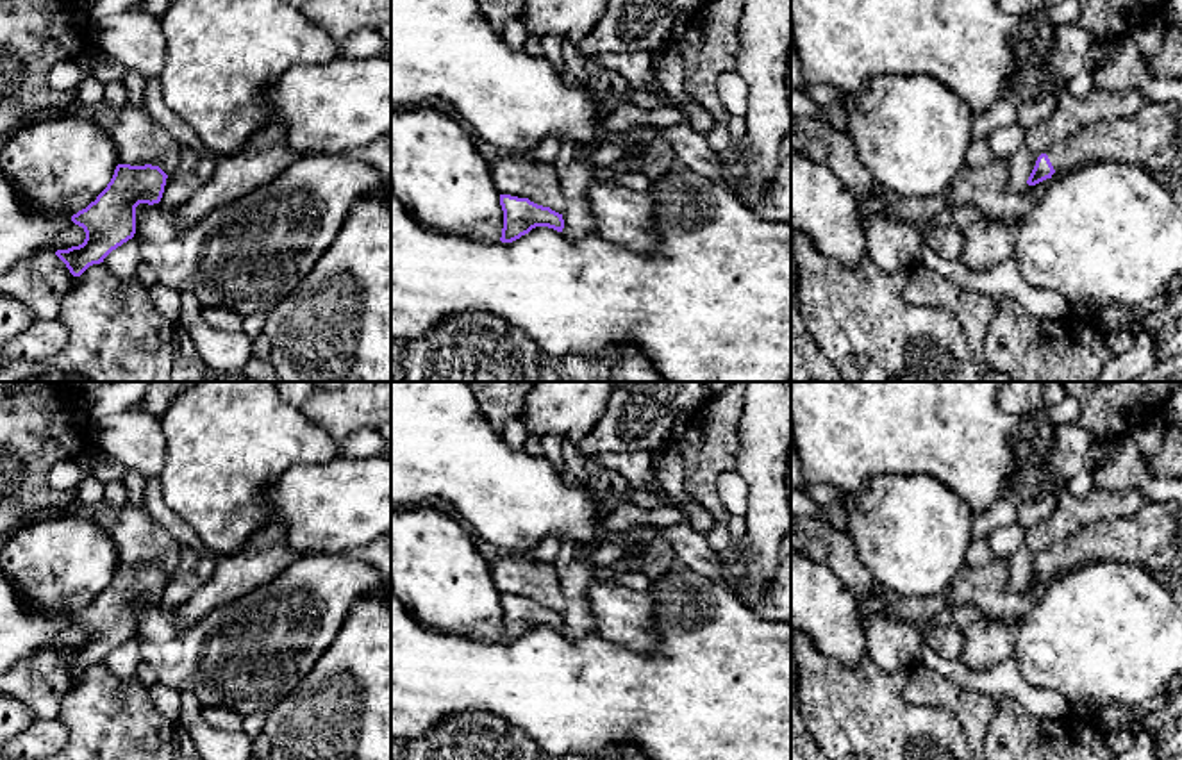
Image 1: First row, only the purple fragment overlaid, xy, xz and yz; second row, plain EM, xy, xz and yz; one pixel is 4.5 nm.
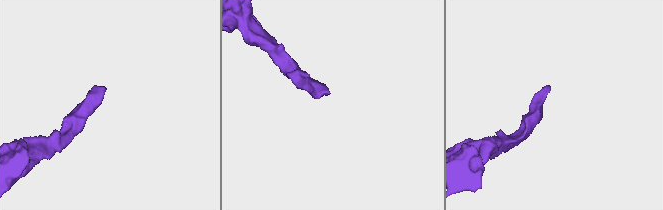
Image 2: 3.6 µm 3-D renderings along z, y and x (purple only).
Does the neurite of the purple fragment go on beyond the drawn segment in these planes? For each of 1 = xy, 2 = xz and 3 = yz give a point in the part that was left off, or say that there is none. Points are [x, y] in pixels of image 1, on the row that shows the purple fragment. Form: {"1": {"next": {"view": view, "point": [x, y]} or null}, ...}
{"1": {"next": null}, "2": {"next": null}, "3": {"next": {"view": "yz", "point": [1152, 138]}}}

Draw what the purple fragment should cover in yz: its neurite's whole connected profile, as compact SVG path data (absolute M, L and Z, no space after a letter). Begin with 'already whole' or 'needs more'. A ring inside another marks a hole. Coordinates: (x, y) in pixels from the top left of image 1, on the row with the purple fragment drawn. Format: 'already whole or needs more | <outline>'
needs more | M1157 102L1136 118L1102 120L1041 153L1027 180L1036 186L1078 162L1136 161L1148 168L1168 166L1182 145L1182 103Z

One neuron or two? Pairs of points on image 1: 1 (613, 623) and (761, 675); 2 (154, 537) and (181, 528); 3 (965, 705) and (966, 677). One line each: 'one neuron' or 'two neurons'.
1: two neurons
2: two neurons
3: two neurons

